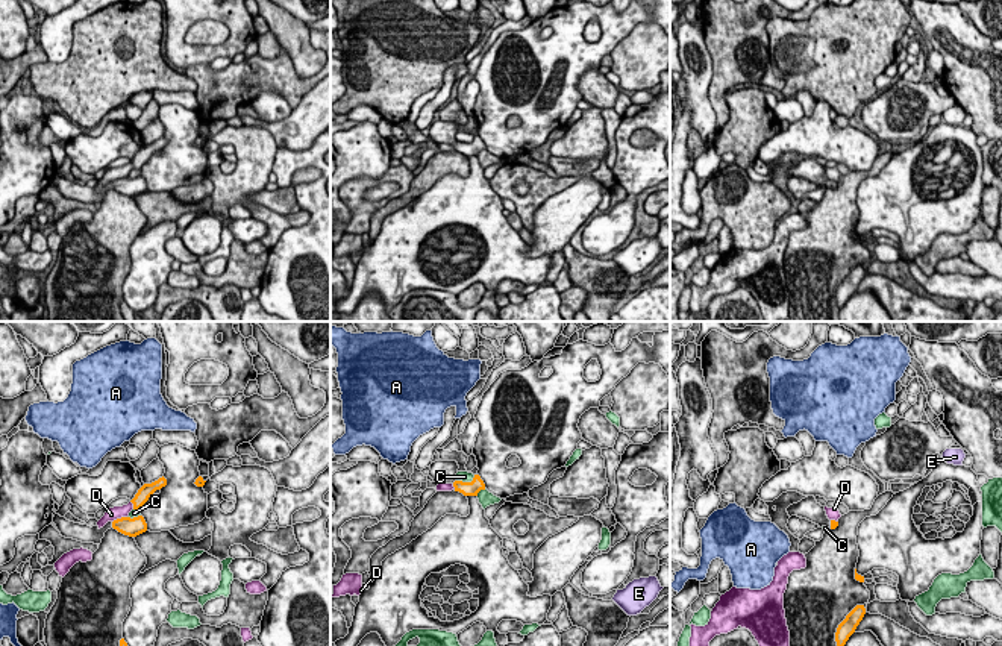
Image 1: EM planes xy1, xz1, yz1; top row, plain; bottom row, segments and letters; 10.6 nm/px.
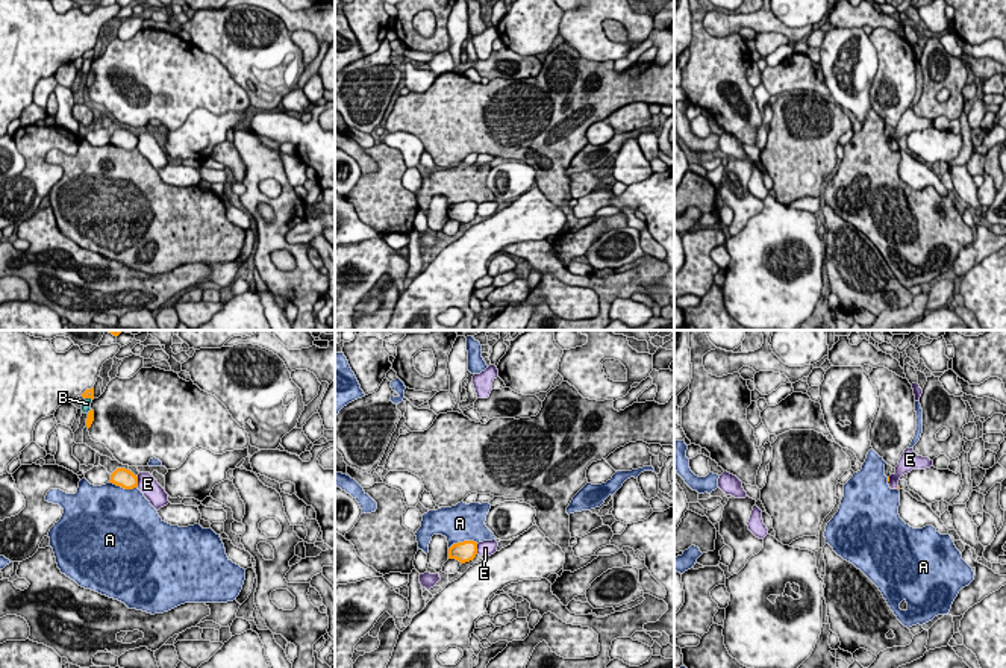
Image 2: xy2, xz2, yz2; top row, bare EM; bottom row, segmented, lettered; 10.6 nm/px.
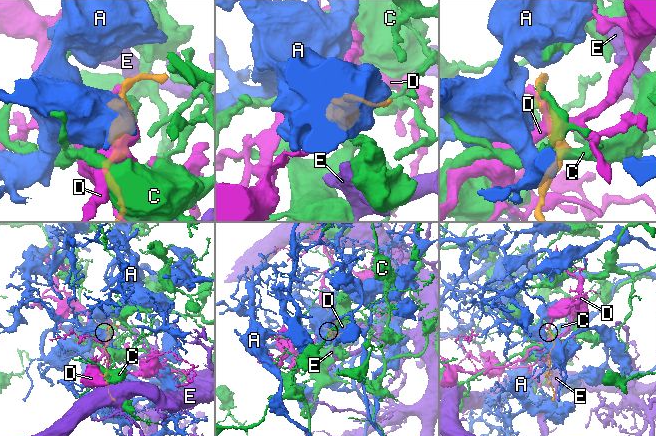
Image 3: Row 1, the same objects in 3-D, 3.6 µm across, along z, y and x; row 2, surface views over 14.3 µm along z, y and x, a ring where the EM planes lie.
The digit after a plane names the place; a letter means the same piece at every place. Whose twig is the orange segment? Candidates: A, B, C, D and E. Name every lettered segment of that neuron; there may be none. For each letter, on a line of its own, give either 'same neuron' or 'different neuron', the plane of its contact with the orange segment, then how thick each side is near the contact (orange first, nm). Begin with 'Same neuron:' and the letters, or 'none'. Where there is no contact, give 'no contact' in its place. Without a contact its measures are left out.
Same neuron: none
A: different neuron | xz2 | 220/400 nm
B: different neuron | xy2 | 100/100 nm
C: different neuron | xz1 | 160/120 nm
D: different neuron | xy1 | 190/140 nm
E: different neuron | xy2 | 200/200 nm

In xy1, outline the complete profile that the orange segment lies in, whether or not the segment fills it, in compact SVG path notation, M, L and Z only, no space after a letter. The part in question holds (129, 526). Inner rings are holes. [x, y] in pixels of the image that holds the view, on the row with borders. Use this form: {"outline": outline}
{"outline": "M55 514L52 523L56 525L62 537L94 544L100 544L105 532L111 528L129 537L136 537L147 531L147 523L142 516L133 519L121 517L114 522L108 522L103 528L99 528L97 525L91 528L88 525L74 523L59 514Z"}

